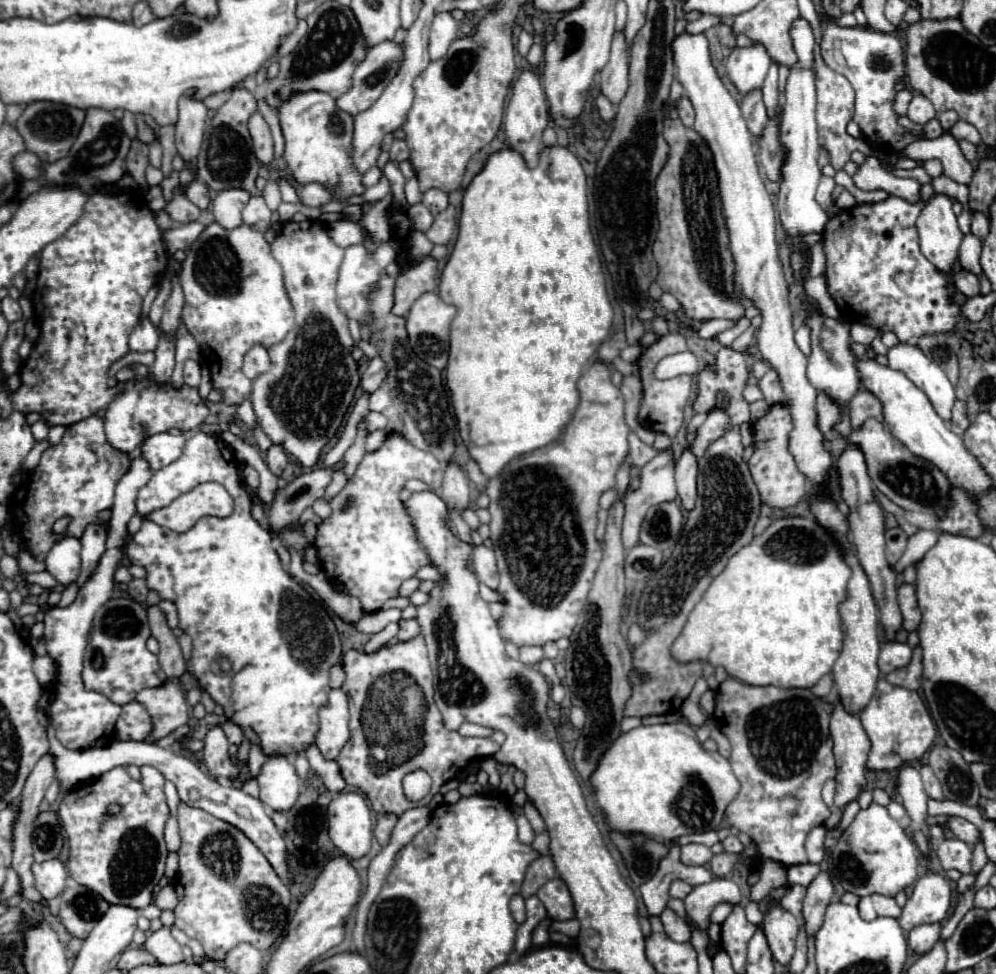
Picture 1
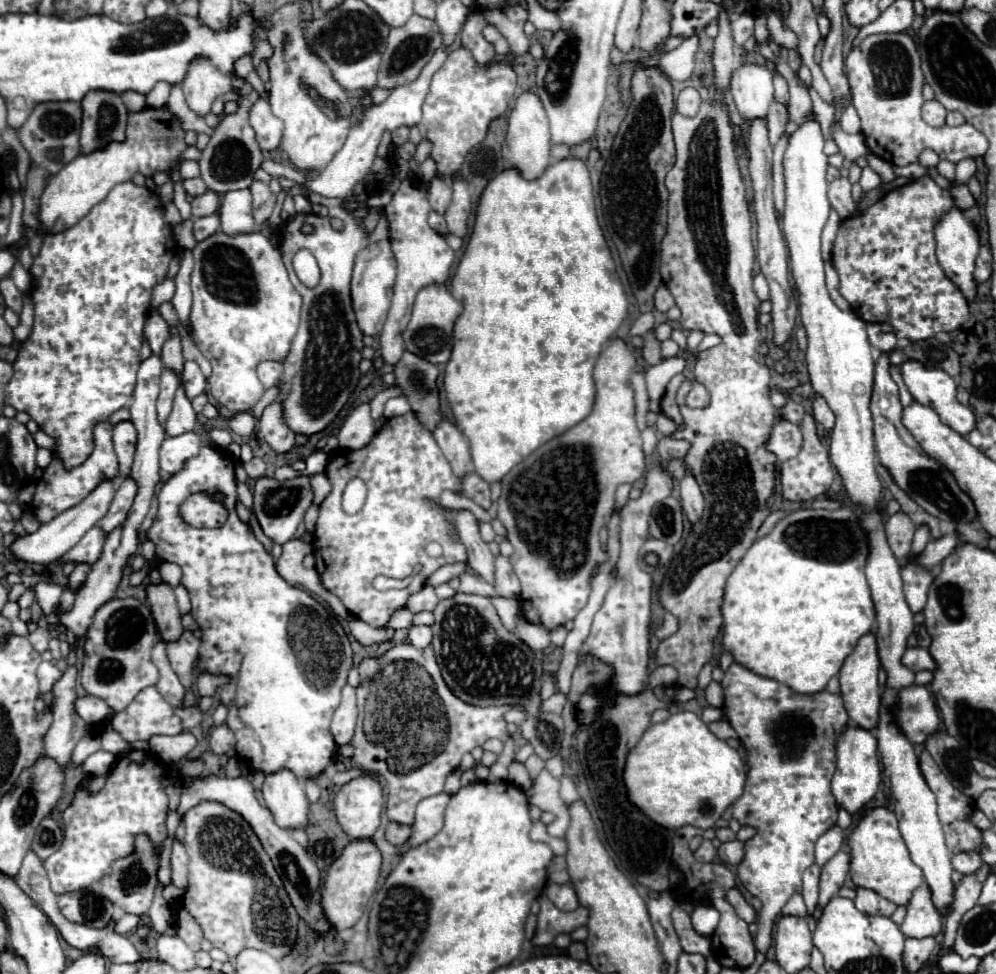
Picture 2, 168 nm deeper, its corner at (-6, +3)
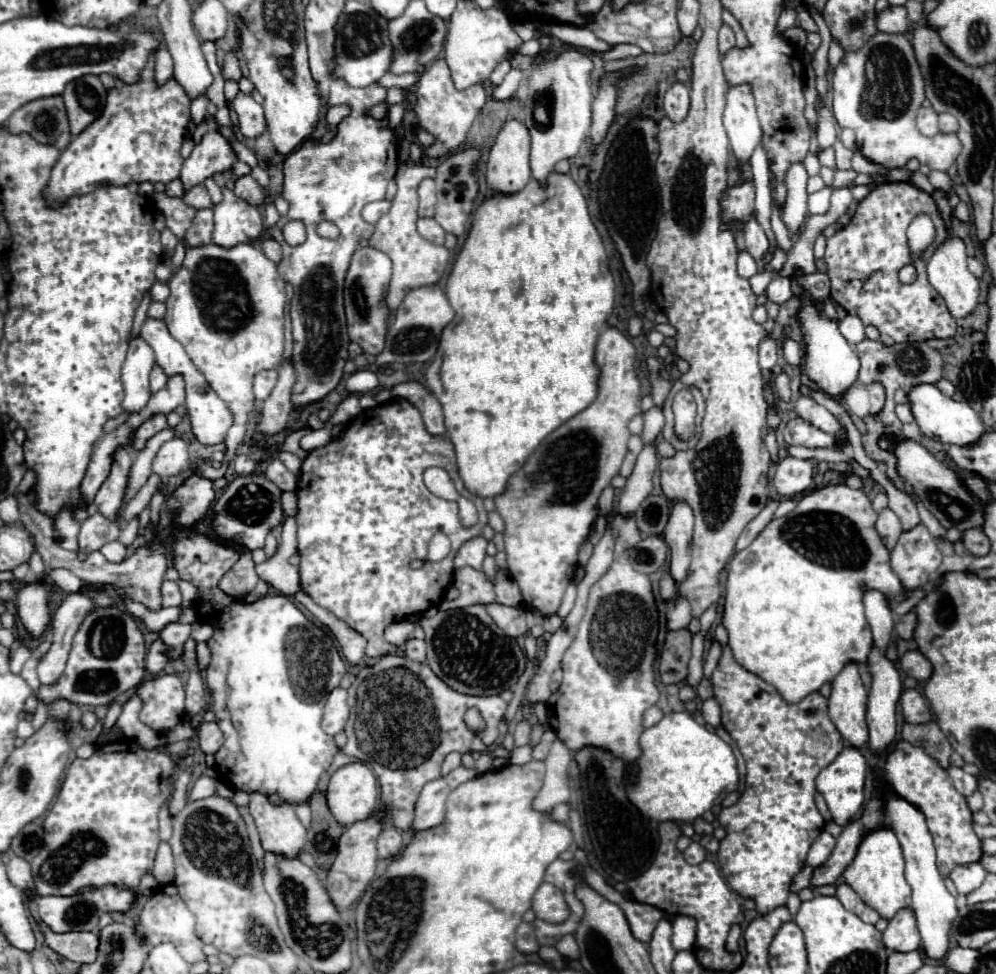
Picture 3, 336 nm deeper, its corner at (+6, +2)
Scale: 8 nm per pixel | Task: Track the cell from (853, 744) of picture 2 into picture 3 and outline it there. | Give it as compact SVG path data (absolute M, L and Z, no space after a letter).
M848 745L840 751L840 755L820 771L820 775L816 777L816 789L822 793L822 797L828 803L828 809L832 813L832 819L838 825L848 825L850 817L862 808L862 801L864 801L864 781L866 781L866 759L864 755Z

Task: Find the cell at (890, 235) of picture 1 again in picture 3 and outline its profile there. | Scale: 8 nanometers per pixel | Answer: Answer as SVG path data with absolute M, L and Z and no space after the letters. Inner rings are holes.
M892 181L874 187L868 197L860 201L852 221L826 241L824 261L832 281L832 299L850 315L860 317L864 325L878 327L882 343L888 345L902 341L926 341L932 337L952 337L956 331L956 319L952 325L952 315L944 305L944 299L926 277L926 263L946 237L946 225L932 195L906 181ZM918 215L930 215L936 227L936 239L918 259L912 259L906 229ZM906 265L914 265L918 273L916 281L910 285L898 281L898 271ZM874 275L880 275L882 281L872 281Z

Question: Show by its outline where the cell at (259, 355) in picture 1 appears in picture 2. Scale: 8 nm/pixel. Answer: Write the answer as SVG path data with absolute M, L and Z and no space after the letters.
M262 362L258 366L258 378L266 388L272 388L278 384L280 376L284 372L284 366L280 362Z

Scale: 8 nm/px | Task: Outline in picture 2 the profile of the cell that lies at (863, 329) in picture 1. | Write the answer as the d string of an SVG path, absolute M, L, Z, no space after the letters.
M882 354L876 360L876 374L874 374L874 392L872 392L872 418L874 418L874 438L876 438L876 454L878 460L890 470L896 484L914 500L918 502L928 514L940 520L954 520L968 524L976 518L976 506L972 498L960 490L954 476L932 456L924 452L924 448L914 440L914 436L902 426L902 404L898 396L898 386L890 376L890 362L888 356Z

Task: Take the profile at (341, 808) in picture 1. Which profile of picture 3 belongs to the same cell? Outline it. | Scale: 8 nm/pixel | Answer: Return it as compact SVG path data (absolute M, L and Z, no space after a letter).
M350 763L340 767L330 777L326 801L334 819L344 827L368 819L378 807L378 785L370 765Z

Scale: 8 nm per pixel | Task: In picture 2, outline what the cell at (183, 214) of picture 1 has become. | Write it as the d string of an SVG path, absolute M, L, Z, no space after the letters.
M206 190L202 196L196 196L192 200L192 216L214 214L214 212L218 212L218 204L220 204L218 194L212 190Z

